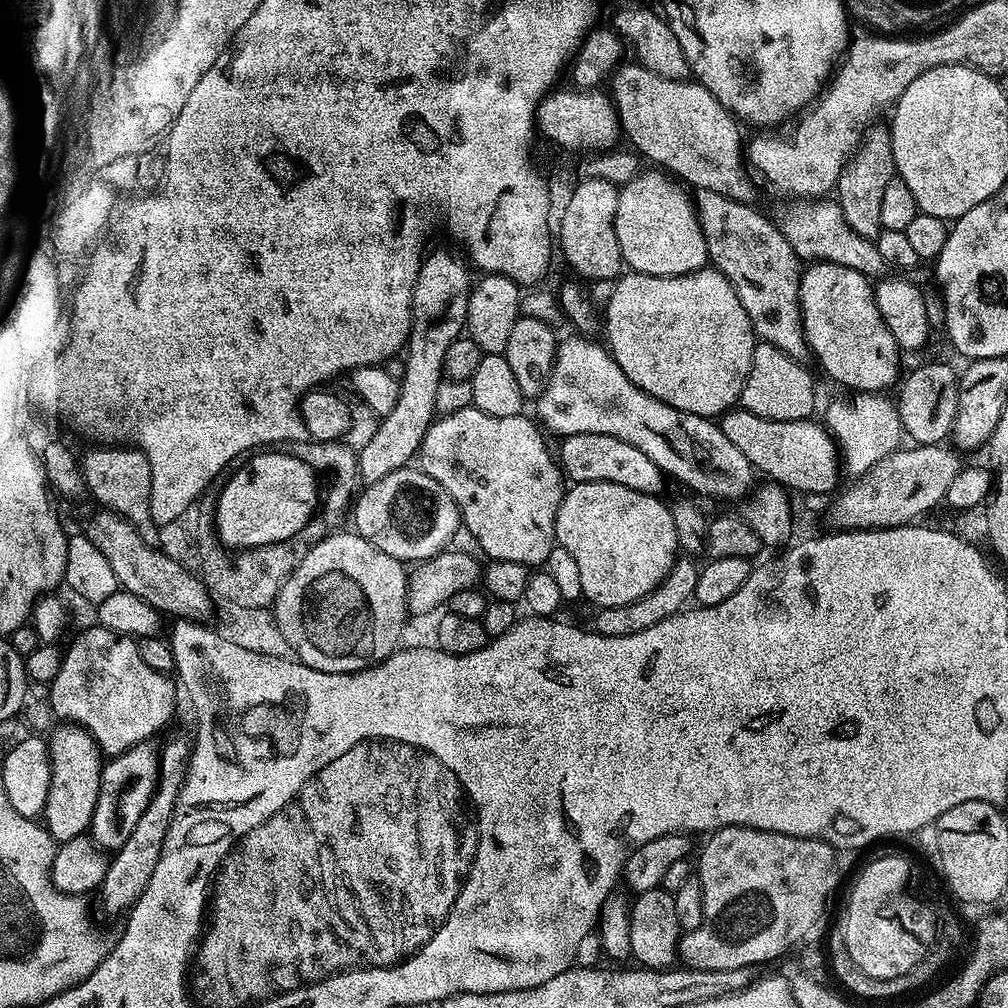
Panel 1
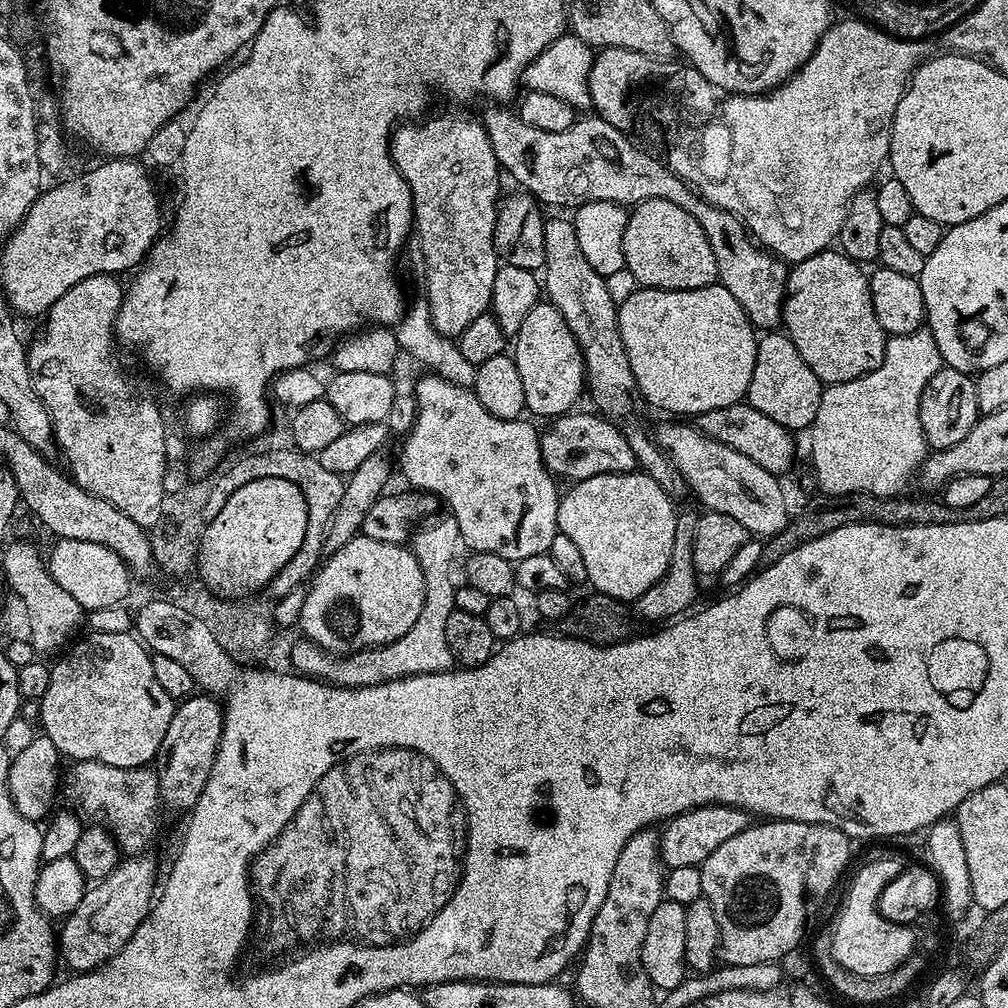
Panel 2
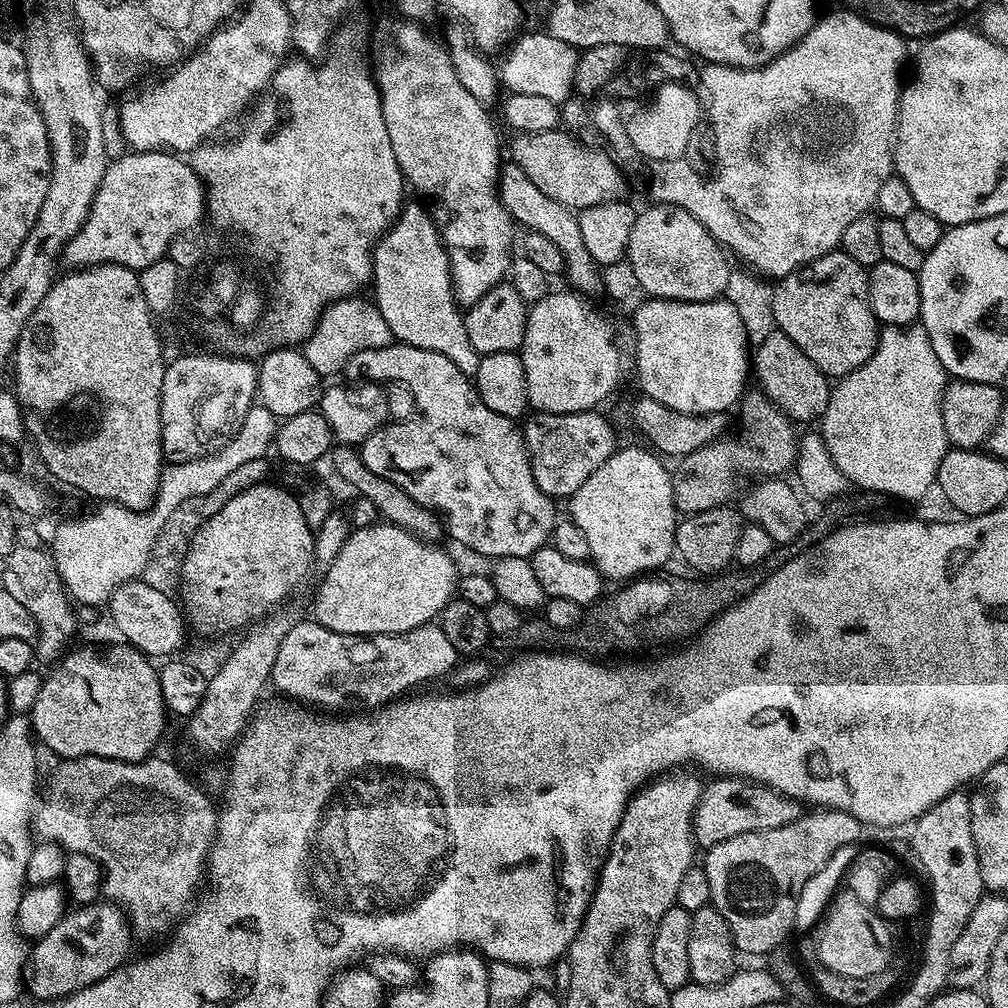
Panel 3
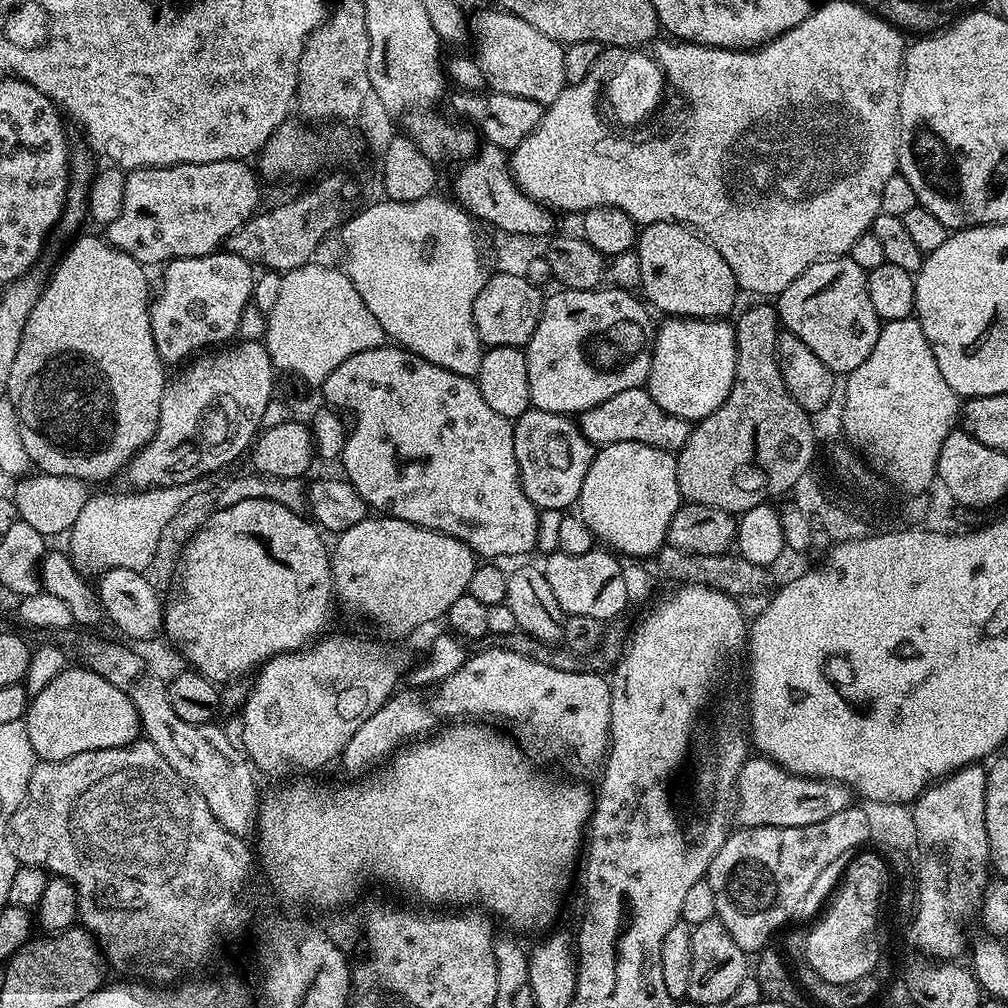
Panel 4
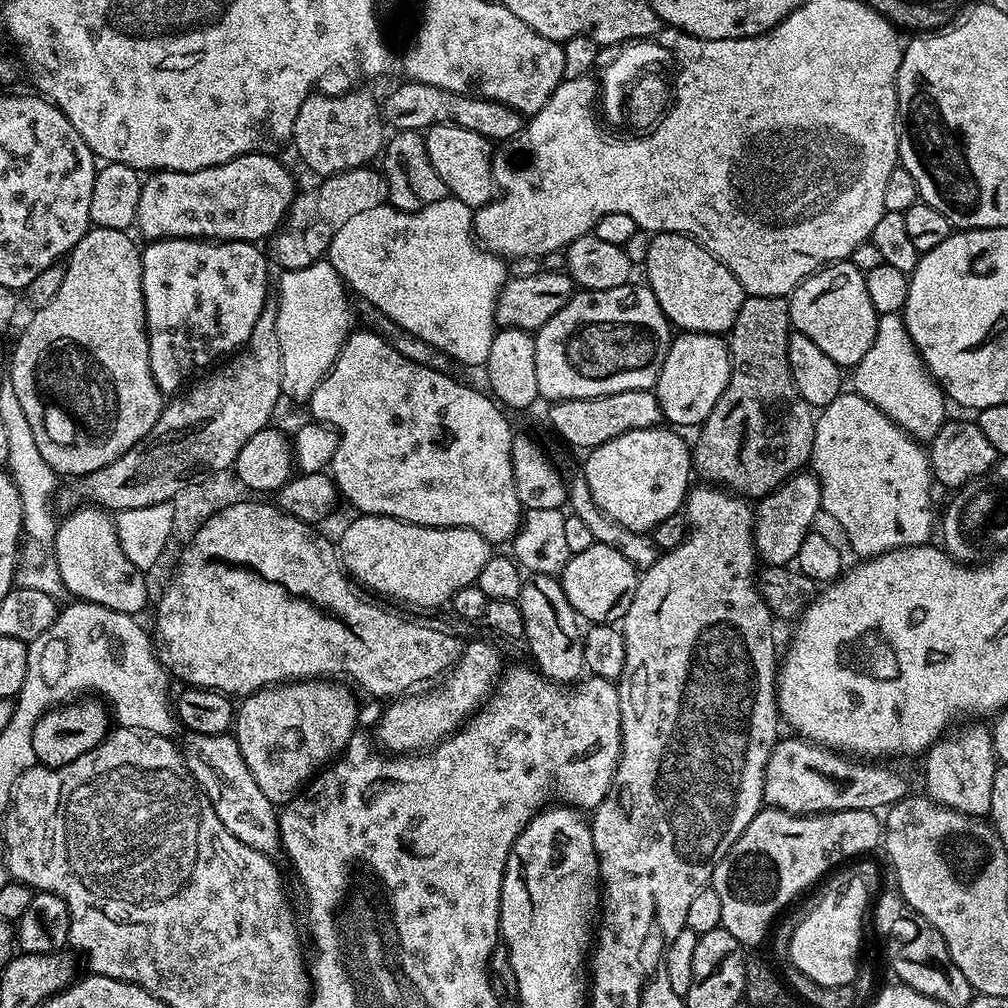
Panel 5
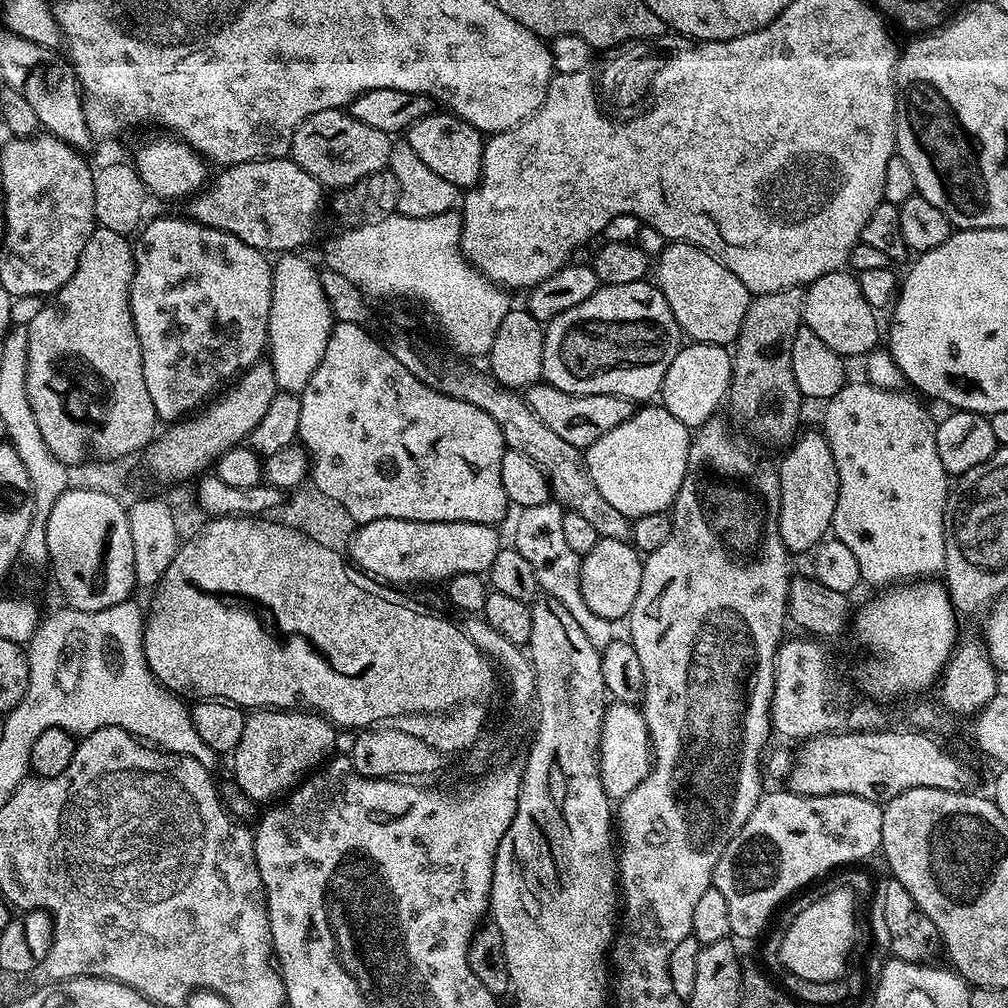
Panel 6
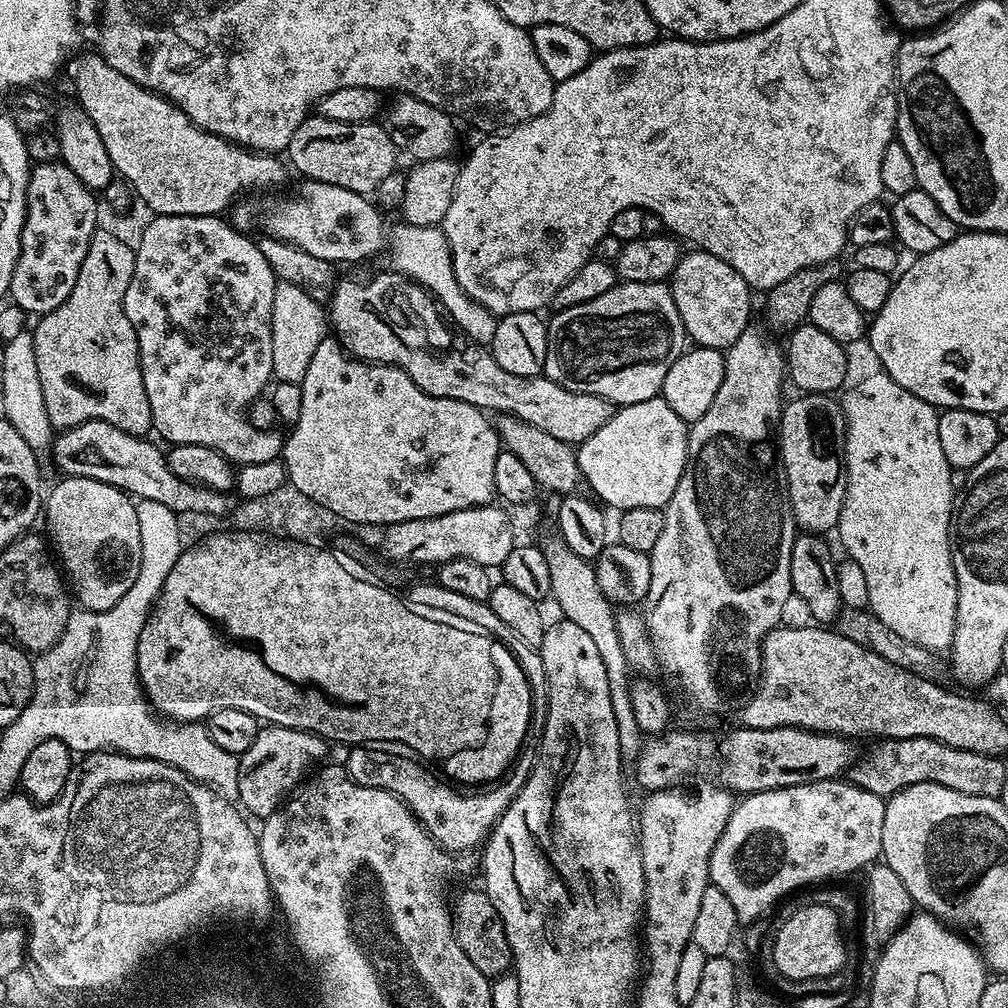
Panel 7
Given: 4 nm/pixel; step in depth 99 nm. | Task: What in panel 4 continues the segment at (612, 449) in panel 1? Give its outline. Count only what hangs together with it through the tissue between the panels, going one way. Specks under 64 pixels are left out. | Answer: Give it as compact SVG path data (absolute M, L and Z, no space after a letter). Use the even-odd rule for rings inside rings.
M531 407L523 412L512 425L514 434L514 458L518 458L518 474L522 482L522 490L526 490L526 498L537 510L568 510L577 503L582 490L582 482L586 482L586 470L590 470L594 446L582 434L579 423L575 419L558 412L547 412Z

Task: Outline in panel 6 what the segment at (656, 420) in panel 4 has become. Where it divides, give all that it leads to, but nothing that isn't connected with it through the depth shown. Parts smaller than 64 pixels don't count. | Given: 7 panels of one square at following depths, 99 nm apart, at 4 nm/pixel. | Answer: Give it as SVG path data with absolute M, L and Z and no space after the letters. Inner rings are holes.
M539 383L531 384L523 393L523 398L542 418L542 423L554 430L554 434L570 442L570 446L581 450L587 450L591 444L598 442L602 434L610 434L614 426L622 426L622 422L629 420L634 411L633 401L621 396L611 396L610 394L566 394L558 390L552 384Z

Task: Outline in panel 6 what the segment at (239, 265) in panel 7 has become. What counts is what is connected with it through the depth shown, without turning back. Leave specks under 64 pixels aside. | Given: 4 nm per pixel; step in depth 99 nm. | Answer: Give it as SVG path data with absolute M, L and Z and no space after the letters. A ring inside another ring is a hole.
M164 216L139 229L134 240L136 261L128 299L142 350L142 378L146 378L146 390L150 393L150 402L154 402L157 417L164 422L183 420L195 413L213 393L257 363L268 346L272 301L269 257L254 246L246 246L246 242L234 238L234 234L199 224L191 218L183 219Z

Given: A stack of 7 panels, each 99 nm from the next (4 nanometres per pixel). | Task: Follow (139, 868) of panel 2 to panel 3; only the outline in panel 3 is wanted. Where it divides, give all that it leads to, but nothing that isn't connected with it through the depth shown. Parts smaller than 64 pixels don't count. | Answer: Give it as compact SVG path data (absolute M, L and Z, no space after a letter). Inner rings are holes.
M97 902L73 907L65 911L58 926L54 926L50 934L41 936L31 945L28 961L24 964L23 987L34 999L47 1002L63 999L86 986L97 984L99 980L109 976L115 968L119 968L129 959L128 940L130 941L128 917L124 909L119 908L118 905L111 902Z

